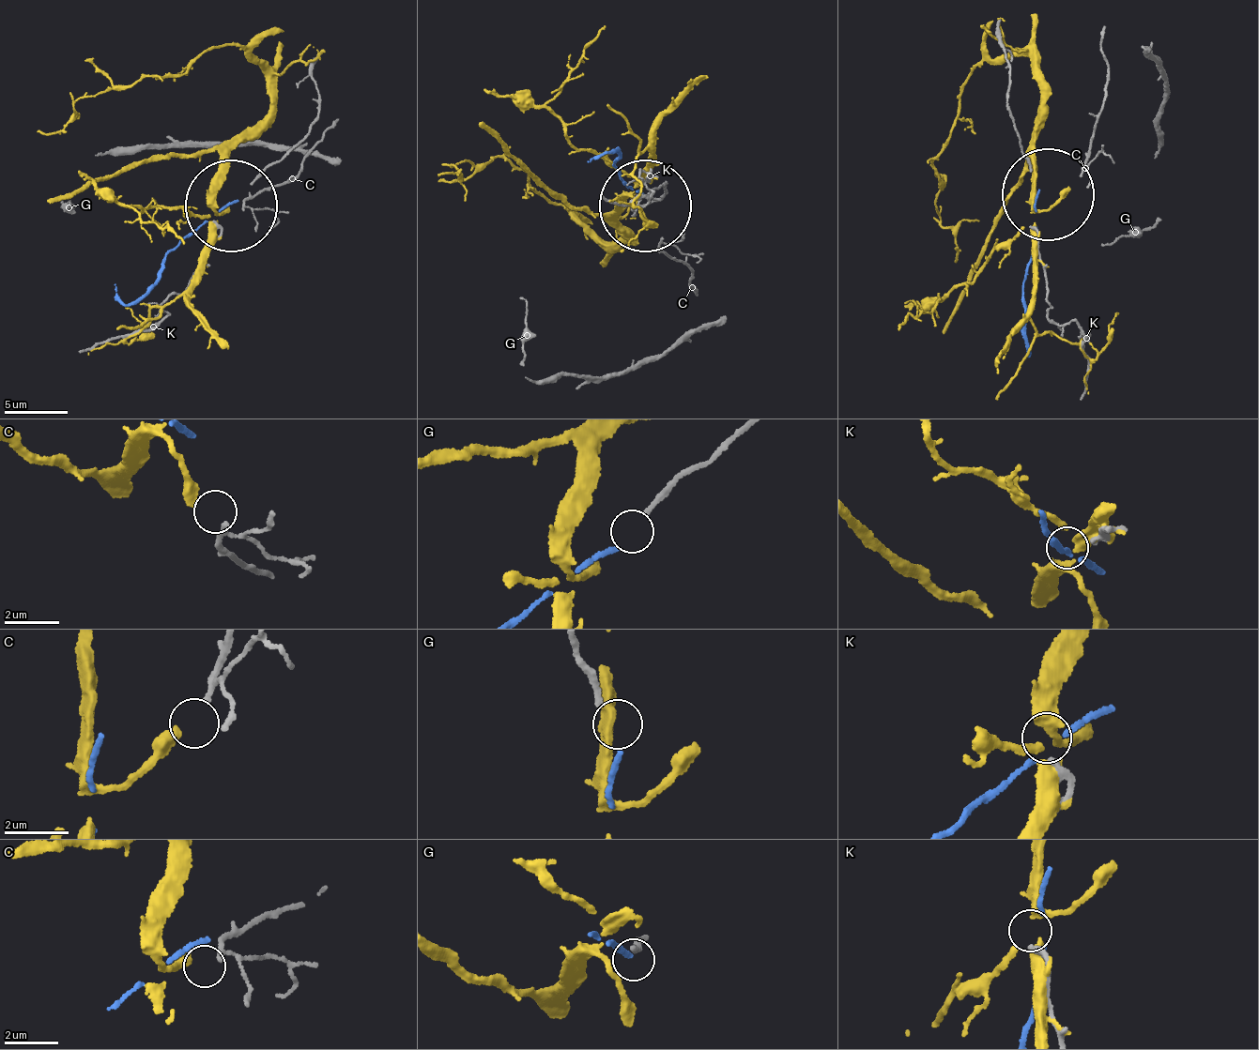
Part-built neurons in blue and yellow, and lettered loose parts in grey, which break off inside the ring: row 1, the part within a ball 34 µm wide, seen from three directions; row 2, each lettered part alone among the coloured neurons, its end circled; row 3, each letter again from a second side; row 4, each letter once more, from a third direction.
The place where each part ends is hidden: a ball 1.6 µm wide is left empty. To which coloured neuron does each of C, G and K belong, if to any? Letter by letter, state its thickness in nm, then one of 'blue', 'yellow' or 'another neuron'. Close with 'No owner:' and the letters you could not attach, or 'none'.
C: 110 nm | yellow
G: 180 nm | blue
K: 200 nm | another neuron
No owner: K

